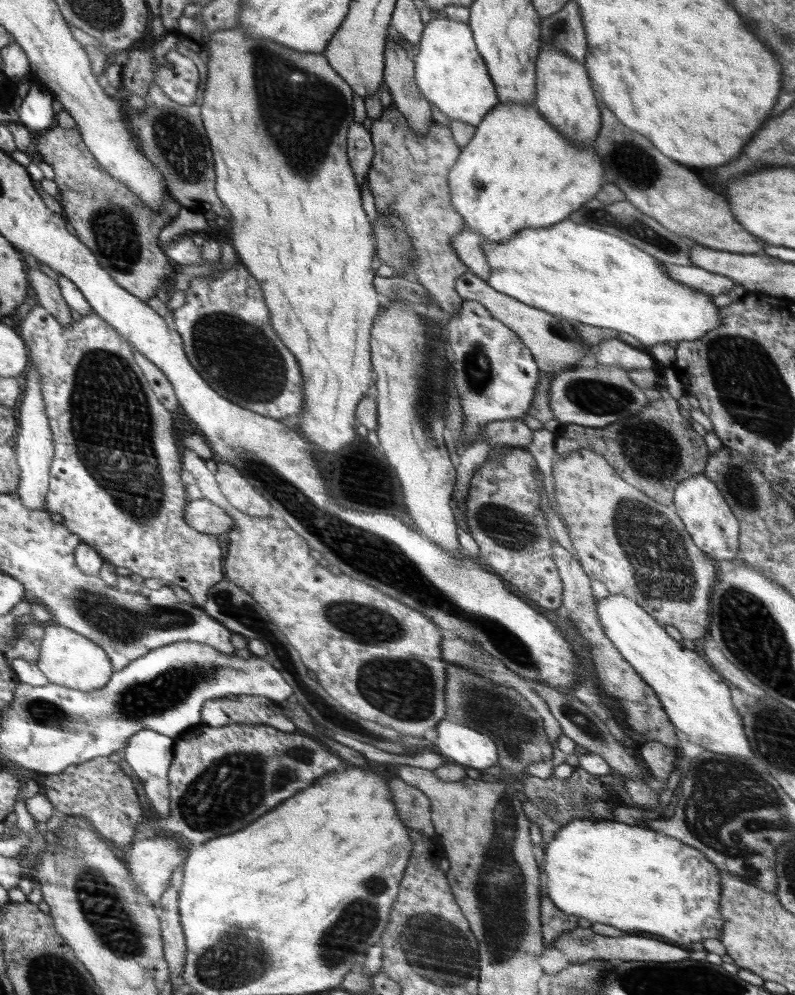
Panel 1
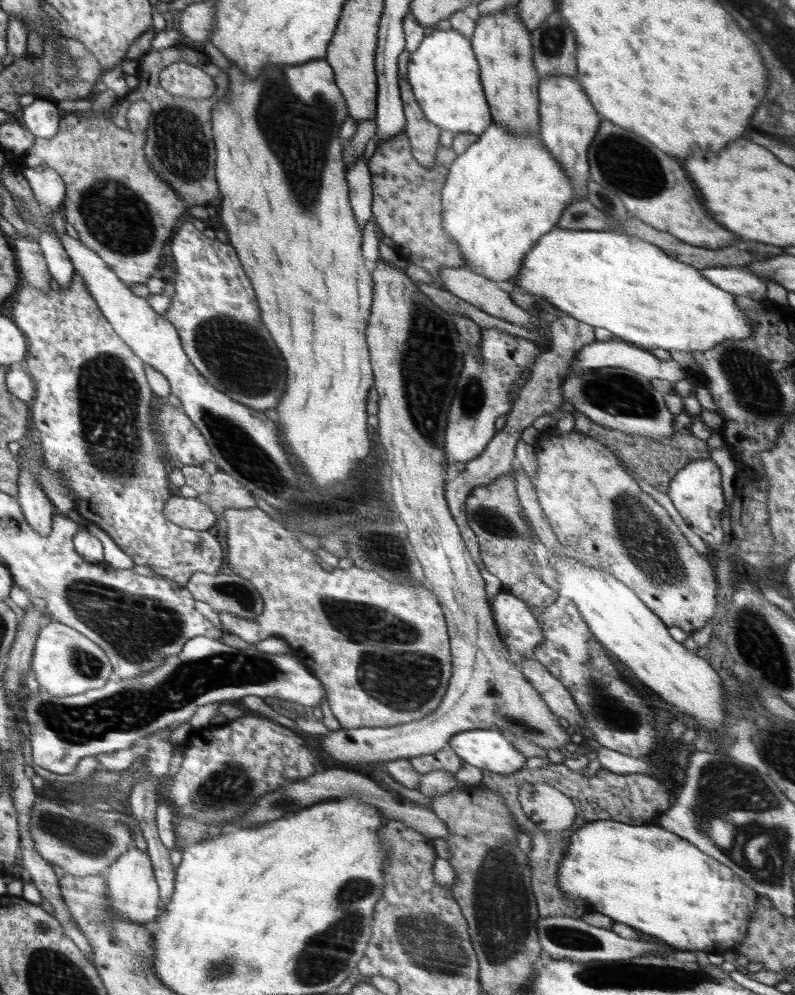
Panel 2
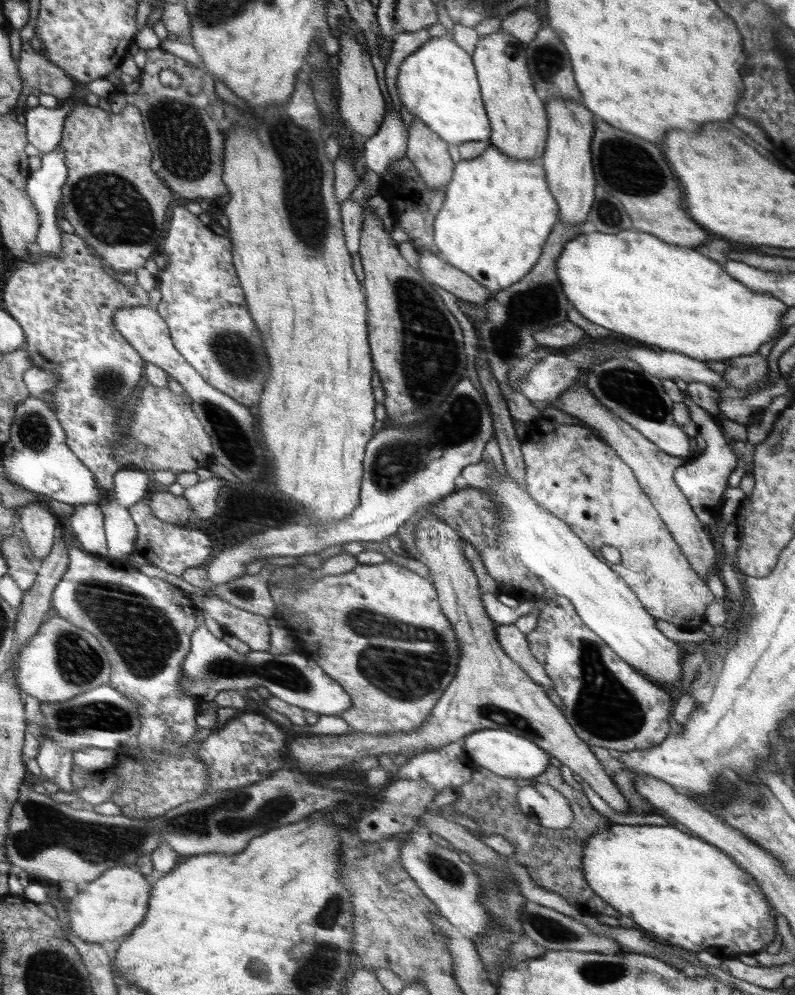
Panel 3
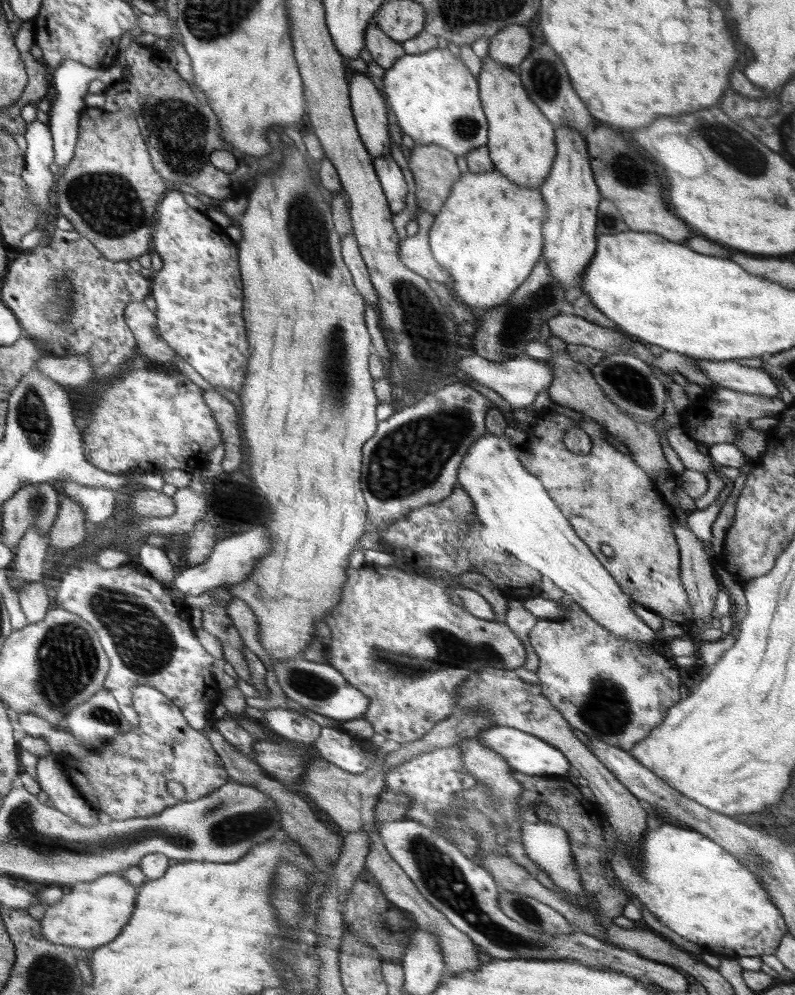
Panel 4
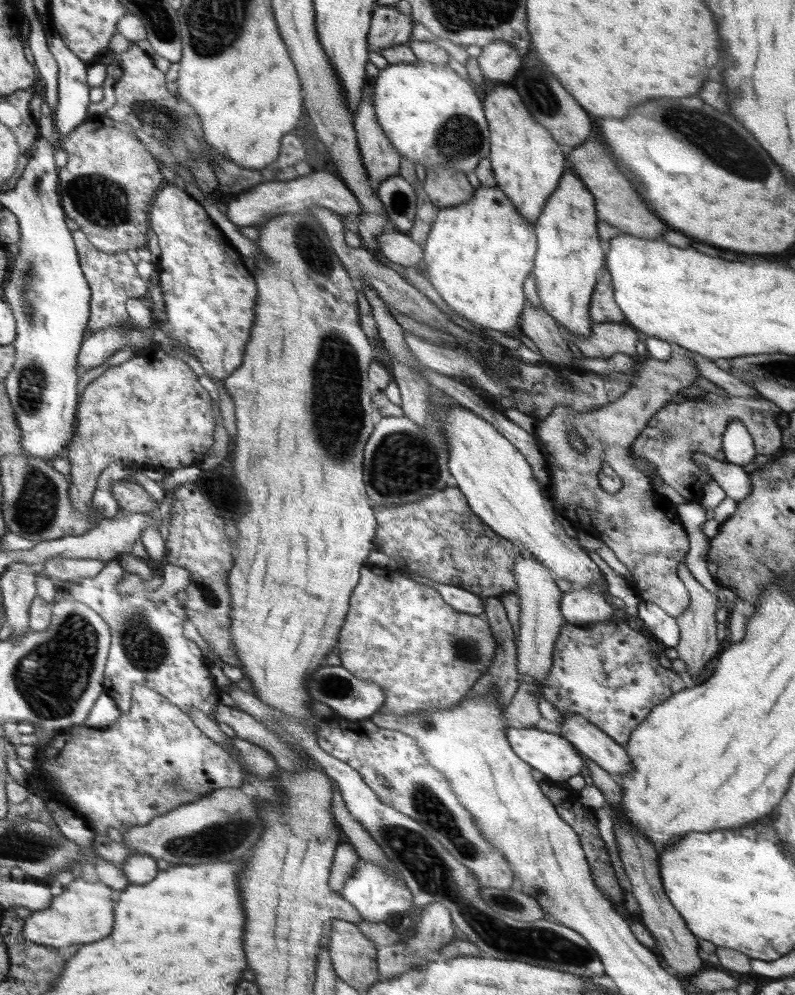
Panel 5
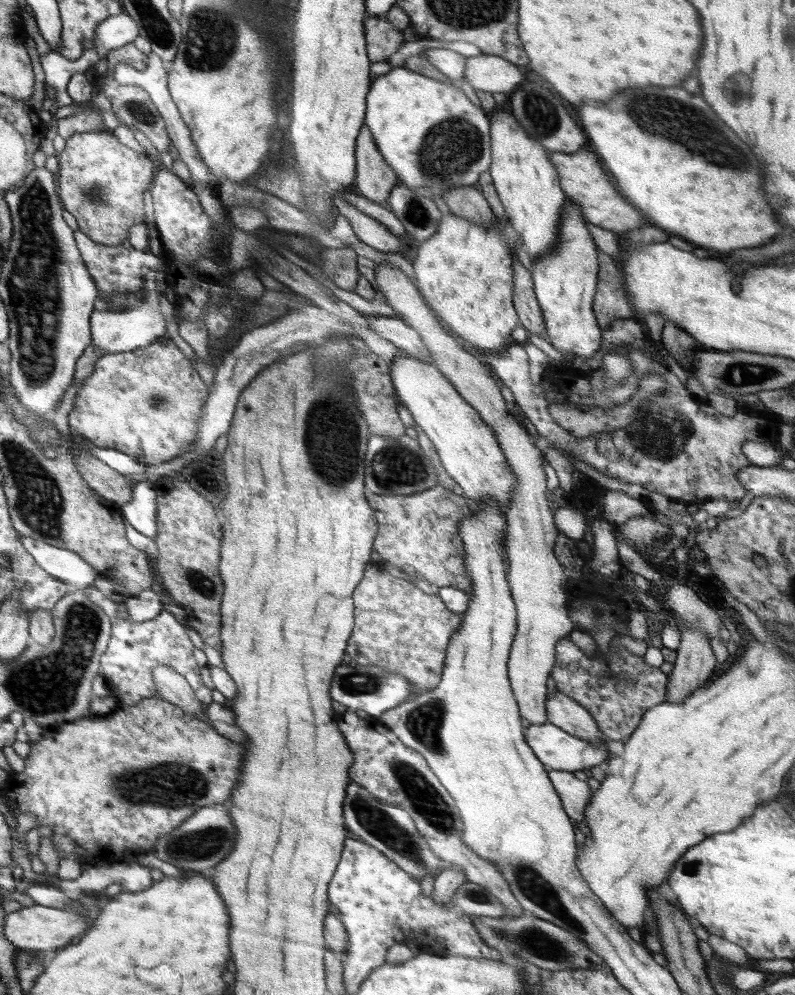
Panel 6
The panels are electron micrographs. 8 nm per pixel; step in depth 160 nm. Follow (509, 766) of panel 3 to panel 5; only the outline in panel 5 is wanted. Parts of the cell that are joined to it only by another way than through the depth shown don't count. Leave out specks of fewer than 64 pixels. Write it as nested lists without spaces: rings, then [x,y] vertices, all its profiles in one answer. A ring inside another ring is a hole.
[[[534,727],[531,728],[508,728],[506,730],[507,741],[512,746],[512,751],[518,758],[528,763],[537,773],[548,776],[550,780],[556,782],[567,781],[571,776],[580,773],[585,766],[584,756],[576,750],[575,746],[562,735],[542,732]]]

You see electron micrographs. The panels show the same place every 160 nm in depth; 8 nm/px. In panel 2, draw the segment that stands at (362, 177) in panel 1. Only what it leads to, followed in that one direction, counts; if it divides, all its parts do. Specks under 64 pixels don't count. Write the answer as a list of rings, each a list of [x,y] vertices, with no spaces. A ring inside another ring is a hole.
[[[364,154],[360,155],[355,165],[350,165],[346,170],[346,180],[349,186],[349,201],[354,220],[364,232],[365,225],[373,219],[371,205],[373,201],[373,188],[371,183],[371,174],[364,159]]]

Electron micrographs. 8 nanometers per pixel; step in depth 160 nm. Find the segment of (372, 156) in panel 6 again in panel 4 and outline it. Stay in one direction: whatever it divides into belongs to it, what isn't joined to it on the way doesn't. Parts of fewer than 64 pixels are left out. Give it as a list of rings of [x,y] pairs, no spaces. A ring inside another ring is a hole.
[[[355,73],[349,81],[353,114],[361,141],[374,158],[388,157],[390,136],[388,136],[388,112],[378,88],[364,73]]]

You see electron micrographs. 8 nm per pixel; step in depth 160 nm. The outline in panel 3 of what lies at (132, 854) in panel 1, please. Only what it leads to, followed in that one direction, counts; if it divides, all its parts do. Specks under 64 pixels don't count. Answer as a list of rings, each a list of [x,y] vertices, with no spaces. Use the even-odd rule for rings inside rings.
[[[118,865],[105,870],[96,881],[80,887],[78,894],[66,900],[66,910],[69,914],[69,929],[82,940],[102,944],[105,940],[115,940],[122,934],[132,932],[136,926],[145,920],[149,910],[149,896],[152,892],[153,882],[138,871],[136,865]]]

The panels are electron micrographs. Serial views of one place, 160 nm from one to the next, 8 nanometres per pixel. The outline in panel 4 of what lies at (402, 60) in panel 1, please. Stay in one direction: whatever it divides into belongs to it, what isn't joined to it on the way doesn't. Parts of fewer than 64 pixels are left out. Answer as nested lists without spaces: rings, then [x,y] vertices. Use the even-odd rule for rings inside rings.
[[[416,145],[412,148],[408,166],[415,182],[415,200],[423,212],[438,215],[444,201],[450,196],[453,184],[460,178],[460,170],[456,164],[456,156],[438,145]]]

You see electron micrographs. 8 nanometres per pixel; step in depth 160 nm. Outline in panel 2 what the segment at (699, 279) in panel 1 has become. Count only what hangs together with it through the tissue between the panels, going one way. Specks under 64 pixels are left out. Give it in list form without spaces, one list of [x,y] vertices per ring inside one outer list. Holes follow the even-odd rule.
[[[715,267],[701,272],[704,279],[726,292],[748,296],[758,302],[766,303],[766,283],[758,279],[754,273],[750,273],[748,268]]]

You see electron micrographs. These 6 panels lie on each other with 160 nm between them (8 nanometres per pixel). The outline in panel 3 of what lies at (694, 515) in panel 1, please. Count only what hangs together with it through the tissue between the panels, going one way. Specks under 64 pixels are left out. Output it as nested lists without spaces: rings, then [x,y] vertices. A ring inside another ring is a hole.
[[[684,391],[684,403],[688,407],[693,426],[702,435],[706,441],[707,447],[699,457],[694,457],[682,466],[678,466],[674,471],[673,477],[676,487],[684,494],[685,499],[690,503],[691,508],[696,513],[698,520],[703,526],[710,526],[718,520],[718,513],[721,510],[721,497],[726,491],[728,477],[736,468],[737,458],[727,445],[726,437],[720,431],[720,427],[714,422],[713,416],[708,414],[707,410],[700,408],[694,402],[688,391]]]

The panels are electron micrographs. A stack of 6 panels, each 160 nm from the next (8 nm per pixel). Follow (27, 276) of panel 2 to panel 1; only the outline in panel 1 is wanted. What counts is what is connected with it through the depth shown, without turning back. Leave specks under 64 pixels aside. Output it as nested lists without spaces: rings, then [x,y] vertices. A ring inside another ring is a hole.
[[[30,268],[30,285],[34,288],[40,306],[65,326],[73,324],[70,307],[62,296],[59,285],[40,270]]]

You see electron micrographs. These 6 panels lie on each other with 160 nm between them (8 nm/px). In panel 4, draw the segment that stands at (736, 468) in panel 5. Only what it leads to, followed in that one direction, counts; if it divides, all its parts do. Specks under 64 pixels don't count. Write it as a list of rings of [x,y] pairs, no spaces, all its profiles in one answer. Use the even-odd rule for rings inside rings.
[[[680,426],[670,427],[664,431],[664,434],[670,448],[678,454],[678,458],[682,460],[686,469],[697,470],[705,476],[706,470],[716,471],[712,466],[708,452],[703,451],[699,444],[695,443]]]

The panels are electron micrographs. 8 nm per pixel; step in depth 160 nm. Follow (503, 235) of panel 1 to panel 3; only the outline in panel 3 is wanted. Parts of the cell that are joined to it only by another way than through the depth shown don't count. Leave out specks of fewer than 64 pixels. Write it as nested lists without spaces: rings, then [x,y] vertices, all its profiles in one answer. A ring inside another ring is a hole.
[[[490,145],[481,155],[470,160],[460,160],[455,164],[453,168],[453,173],[449,183],[444,188],[445,199],[442,204],[442,209],[438,211],[436,219],[434,220],[434,244],[440,252],[440,258],[444,259],[448,264],[451,264],[457,270],[464,274],[468,274],[470,278],[474,278],[476,282],[482,284],[484,288],[489,291],[496,292],[502,289],[508,288],[508,286],[513,286],[516,282],[520,282],[528,272],[537,263],[540,254],[542,253],[542,248],[551,234],[552,229],[555,228],[558,222],[558,206],[557,202],[554,200],[553,194],[548,188],[547,178],[545,170],[543,169],[543,162],[540,158],[529,160],[529,161],[519,161],[516,159],[511,159],[507,154],[501,153],[497,146]]]

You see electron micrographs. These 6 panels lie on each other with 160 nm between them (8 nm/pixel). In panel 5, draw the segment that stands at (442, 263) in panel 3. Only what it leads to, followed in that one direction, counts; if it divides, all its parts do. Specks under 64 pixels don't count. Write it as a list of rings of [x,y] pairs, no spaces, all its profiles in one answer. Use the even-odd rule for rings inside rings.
[[[397,230],[384,232],[377,237],[378,250],[392,262],[401,266],[417,268],[423,260],[422,249],[409,234],[400,233]]]

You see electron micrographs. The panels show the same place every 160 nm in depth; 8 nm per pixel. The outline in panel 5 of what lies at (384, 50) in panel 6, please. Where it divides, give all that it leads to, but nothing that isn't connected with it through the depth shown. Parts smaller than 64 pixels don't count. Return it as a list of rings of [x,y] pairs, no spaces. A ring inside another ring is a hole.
[[[382,5],[373,14],[370,26],[370,50],[380,52],[383,48],[404,45],[410,40],[413,18],[404,15],[396,6]]]

